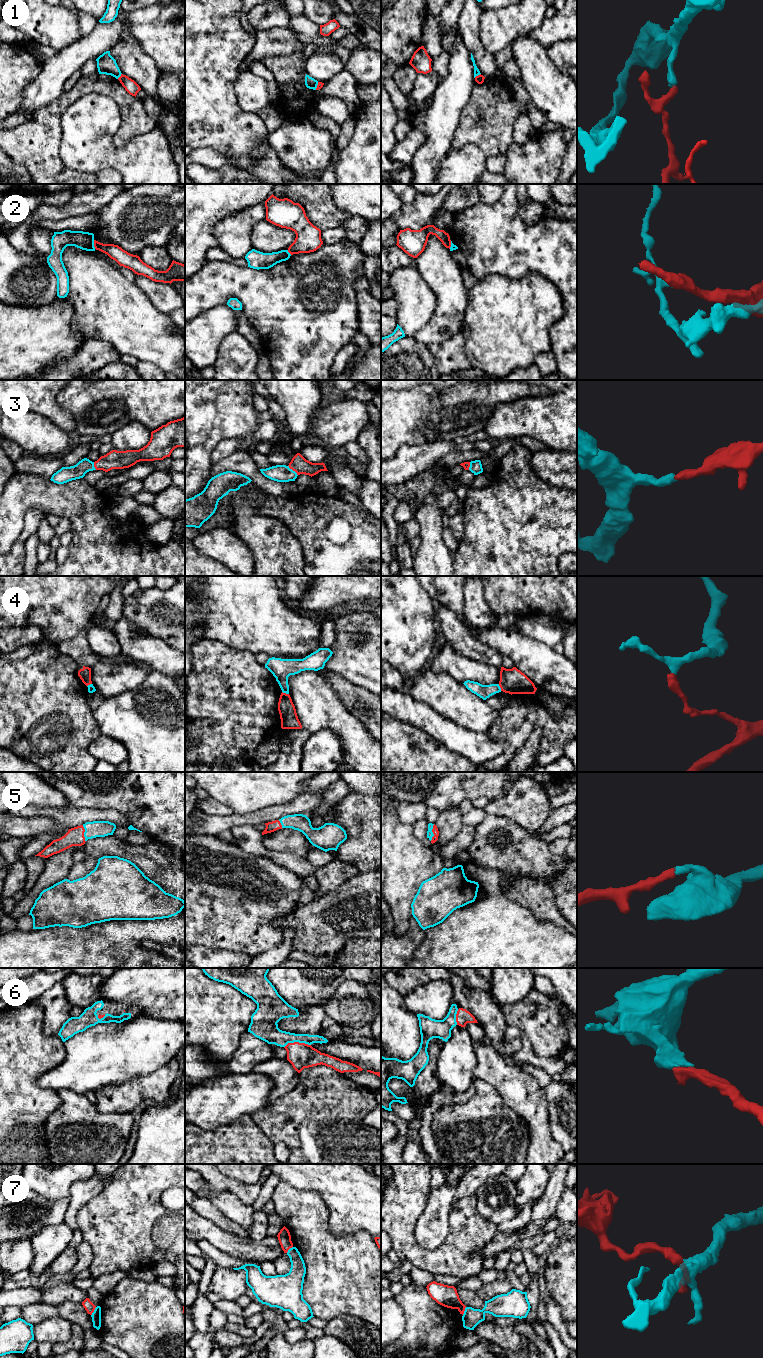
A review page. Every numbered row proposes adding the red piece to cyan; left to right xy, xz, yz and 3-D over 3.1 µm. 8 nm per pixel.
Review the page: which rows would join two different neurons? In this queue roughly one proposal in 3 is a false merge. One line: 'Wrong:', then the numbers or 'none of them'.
Wrong: 1, 2, 4, 7

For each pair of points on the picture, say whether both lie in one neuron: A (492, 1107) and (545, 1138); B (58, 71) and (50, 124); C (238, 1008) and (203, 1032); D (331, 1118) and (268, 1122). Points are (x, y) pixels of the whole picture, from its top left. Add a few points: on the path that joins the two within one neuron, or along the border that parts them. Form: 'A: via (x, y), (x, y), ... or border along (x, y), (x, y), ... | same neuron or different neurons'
A: border along (512, 1110), (526, 1122), (529, 1136), (527, 1152) | different neurons
B: border along (64, 91), (57, 98), (39, 107), (34, 112) | different neurons
C: via (229, 1011), (222, 1013), (212, 1023) | same neuron
D: via (315, 1121), (284, 1122) | same neuron

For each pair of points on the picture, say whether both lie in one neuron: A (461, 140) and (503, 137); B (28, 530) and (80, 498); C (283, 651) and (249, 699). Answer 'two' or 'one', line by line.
A: one
B: two
C: two

